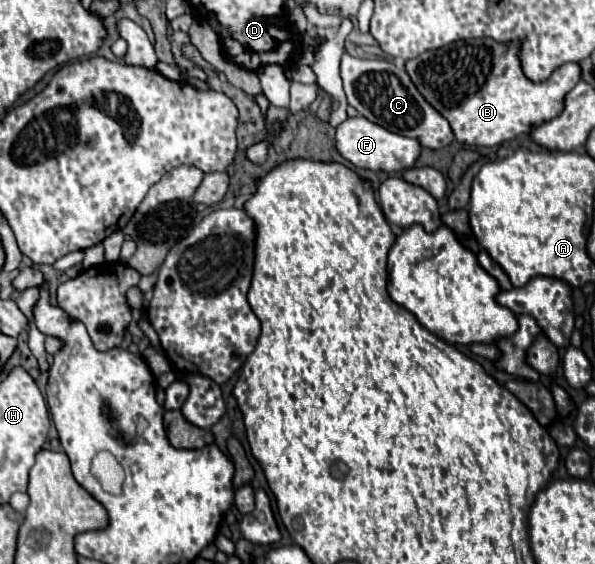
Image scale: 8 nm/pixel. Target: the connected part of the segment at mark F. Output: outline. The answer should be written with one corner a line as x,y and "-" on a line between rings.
348,117
338,129
336,129
336,147
342,153
344,159
354,163
356,167
362,169
372,169
372,171
384,171
384,173
394,173
394,171
404,171
414,167
422,153
422,145
418,139
410,139
398,133
390,133
388,129
368,121
366,117

